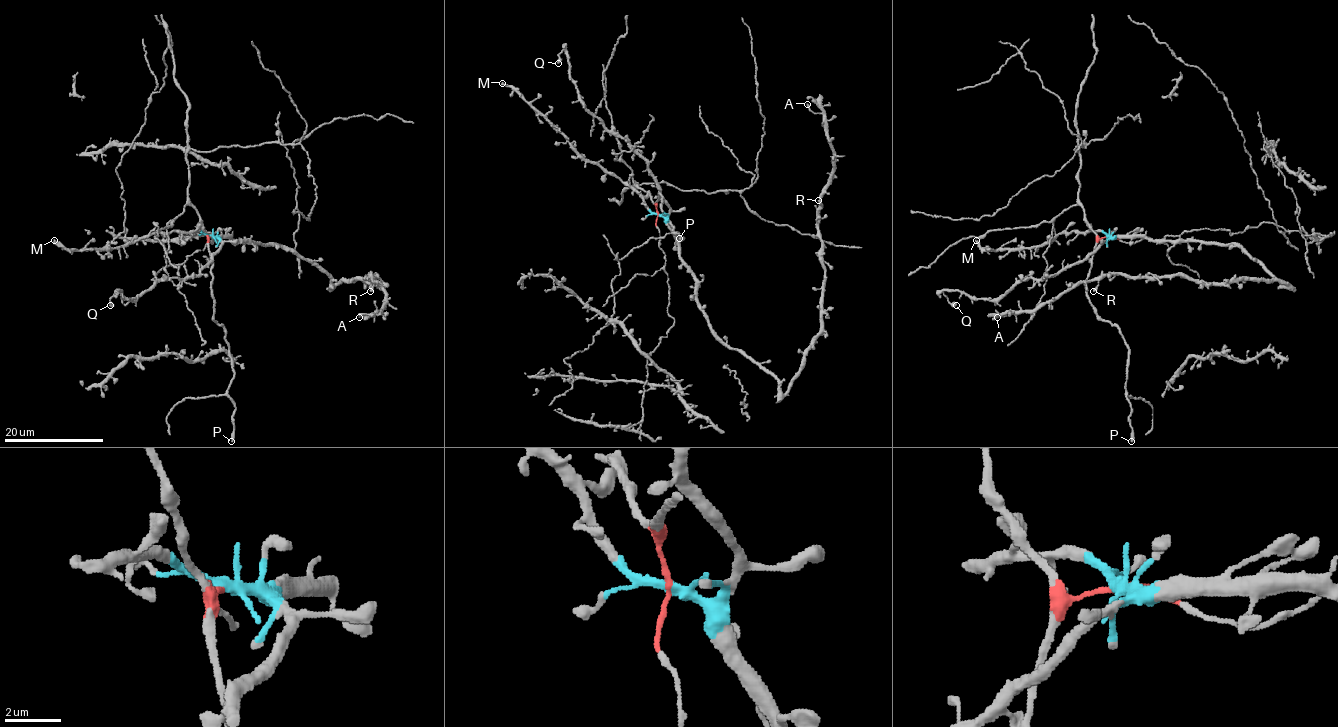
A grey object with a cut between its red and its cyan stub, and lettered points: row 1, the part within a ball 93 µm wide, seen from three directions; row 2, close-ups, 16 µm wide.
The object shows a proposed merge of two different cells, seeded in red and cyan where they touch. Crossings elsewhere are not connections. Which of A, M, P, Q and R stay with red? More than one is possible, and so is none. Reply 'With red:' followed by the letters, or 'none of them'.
With red: P

